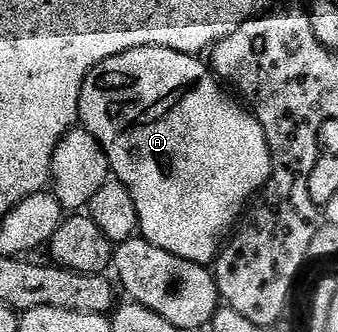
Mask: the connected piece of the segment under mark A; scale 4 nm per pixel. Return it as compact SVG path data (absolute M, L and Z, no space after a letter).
M146 46L145 48L133 48L129 52L121 52L101 64L97 64L91 69L89 76L85 76L85 84L81 84L79 122L82 129L89 131L97 140L97 144L101 144L107 162L111 166L114 181L122 184L129 192L129 196L133 200L133 208L137 212L138 233L141 237L149 244L153 244L181 260L196 262L198 266L210 267L219 257L219 251L224 245L225 239L234 231L237 223L248 209L249 203L262 190L271 175L271 153L261 124L246 105L240 104L228 93L224 83L216 78L215 71L211 69L210 65L202 57L193 54L173 52L169 48L161 48L160 46Z

